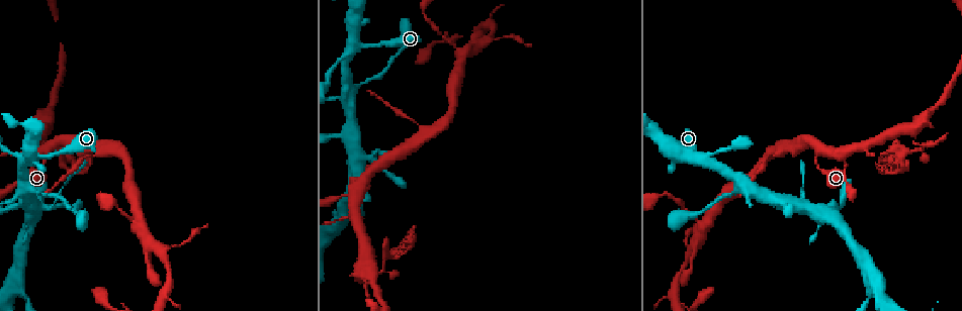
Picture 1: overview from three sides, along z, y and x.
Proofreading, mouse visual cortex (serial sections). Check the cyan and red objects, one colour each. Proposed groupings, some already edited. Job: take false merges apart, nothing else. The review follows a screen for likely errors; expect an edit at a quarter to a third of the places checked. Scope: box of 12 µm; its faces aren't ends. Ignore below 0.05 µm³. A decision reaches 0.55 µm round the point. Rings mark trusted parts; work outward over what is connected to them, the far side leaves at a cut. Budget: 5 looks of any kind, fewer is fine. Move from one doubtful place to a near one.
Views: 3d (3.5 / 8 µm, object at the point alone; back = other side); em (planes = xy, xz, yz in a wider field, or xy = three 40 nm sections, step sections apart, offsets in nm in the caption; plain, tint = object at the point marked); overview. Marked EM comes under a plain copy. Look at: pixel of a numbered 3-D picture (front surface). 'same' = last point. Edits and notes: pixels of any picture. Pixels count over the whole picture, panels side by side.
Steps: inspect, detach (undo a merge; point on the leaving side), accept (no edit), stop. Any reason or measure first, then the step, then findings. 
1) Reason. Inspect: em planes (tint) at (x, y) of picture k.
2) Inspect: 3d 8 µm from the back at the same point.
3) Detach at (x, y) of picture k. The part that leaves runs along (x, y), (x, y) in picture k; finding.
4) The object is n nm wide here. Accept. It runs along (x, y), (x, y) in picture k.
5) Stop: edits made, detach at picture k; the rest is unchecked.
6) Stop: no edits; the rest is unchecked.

Arms part here. Inspect: 3d 8 µm at (822, 148) of picture 1.

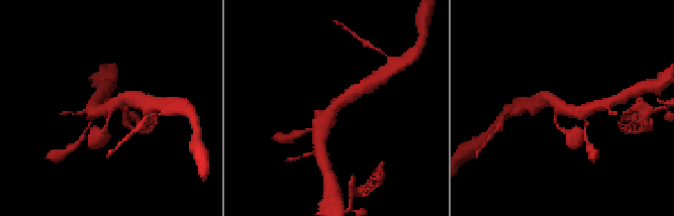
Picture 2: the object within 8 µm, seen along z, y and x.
3 arms meet here; the arms are 150, 400, 450 nm wide; now the EM. Inspect: em xy step 5 (tint) at (337, 105) of picture 2.

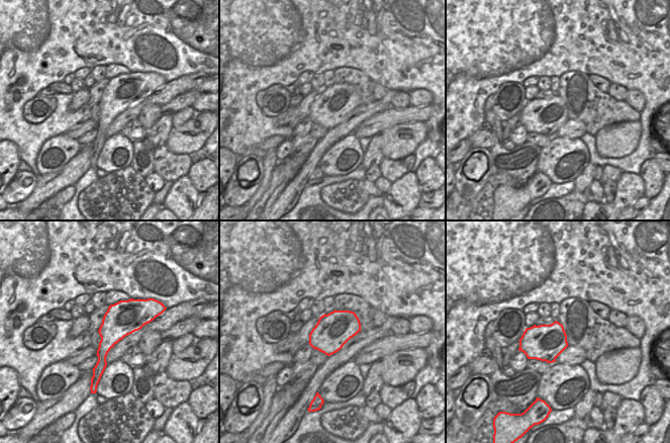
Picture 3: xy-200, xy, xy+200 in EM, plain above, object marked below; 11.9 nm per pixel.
Accept. It runs along (103, 132), (111, 106), (133, 98) in picture 2; one cell here.

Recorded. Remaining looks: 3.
Four arms meet. Inspect: 3d 8 µm at (353, 46) of picture 1.

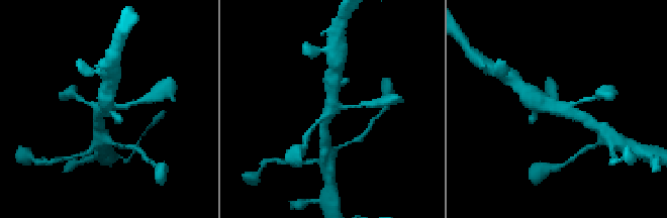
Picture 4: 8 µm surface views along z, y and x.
Inspect: 3d 3.5 µm at (558, 106) of picture 4.

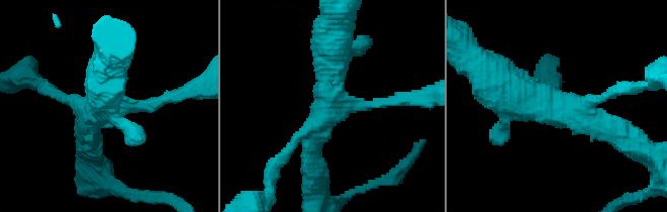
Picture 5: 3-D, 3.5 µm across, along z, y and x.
4 arms meet here; the arms are 150, 150, 300, 350 nm wide; now the EM. Inspect: em xy step 5 (tint) at (330, 108) of picture 5.

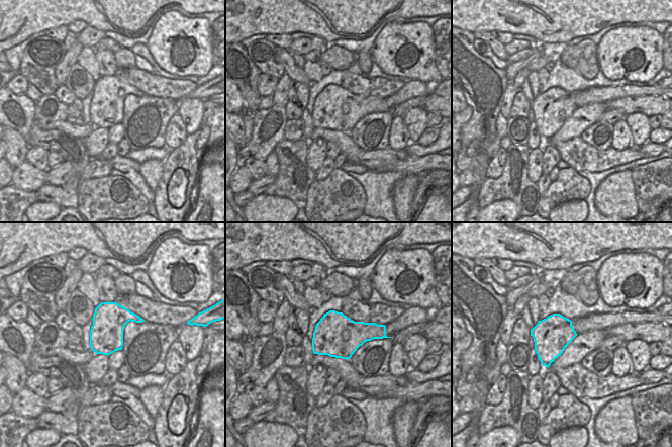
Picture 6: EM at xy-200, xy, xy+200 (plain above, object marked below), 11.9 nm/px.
The object is 500 nm wide here. Accept. It runs along (394, 99), (329, 109), (313, 164) in picture 5; continuous, no second cell.

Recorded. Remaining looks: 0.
Stop: no edits; the rest is unchecked.

